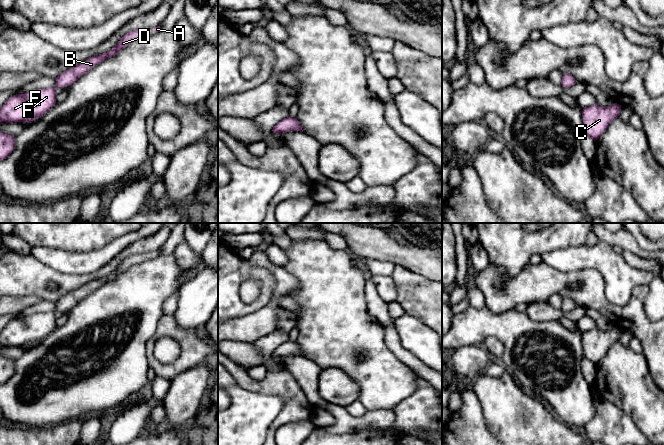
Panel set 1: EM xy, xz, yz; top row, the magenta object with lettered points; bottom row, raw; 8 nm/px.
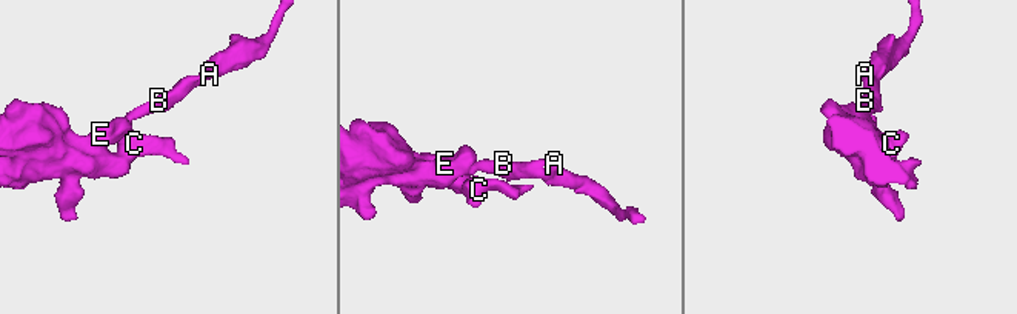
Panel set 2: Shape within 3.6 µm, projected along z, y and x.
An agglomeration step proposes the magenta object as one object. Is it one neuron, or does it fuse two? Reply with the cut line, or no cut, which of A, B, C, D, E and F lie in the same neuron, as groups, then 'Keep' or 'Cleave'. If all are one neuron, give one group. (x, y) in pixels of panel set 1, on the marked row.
No split. Groups: A B C D E F. Keep

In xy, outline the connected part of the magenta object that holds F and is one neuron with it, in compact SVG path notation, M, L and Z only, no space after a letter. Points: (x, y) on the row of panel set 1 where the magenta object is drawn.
M133 30L124 35L121 40L107 53L94 55L86 61L68 69L56 77L56 84L46 89L35 89L24 94L11 96L0 108L0 122L17 123L31 122L40 118L56 104L57 87L71 86L83 74L101 62L115 56L131 42L146 37L147 30Z

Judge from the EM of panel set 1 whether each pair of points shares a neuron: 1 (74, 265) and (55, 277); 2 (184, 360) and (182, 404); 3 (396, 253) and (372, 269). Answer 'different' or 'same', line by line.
1: different
2: different
3: different

